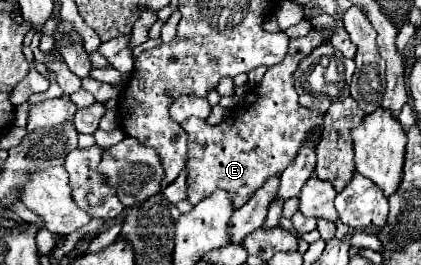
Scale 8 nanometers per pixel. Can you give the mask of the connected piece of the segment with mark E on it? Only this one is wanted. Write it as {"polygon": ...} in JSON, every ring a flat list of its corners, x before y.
{"polygon":[[315,27,309,35,291,39,285,59,267,69,261,83,243,97,243,109,233,109,223,123,209,125,197,117,189,117,181,123,181,129,189,137,187,201,191,205,197,205,215,189,223,189,229,193,233,209,243,207,269,177,281,175,283,169,293,163,299,149,307,143,307,137,321,135,323,113,299,105,293,73,315,47,329,41,327,33,327,27]]}

